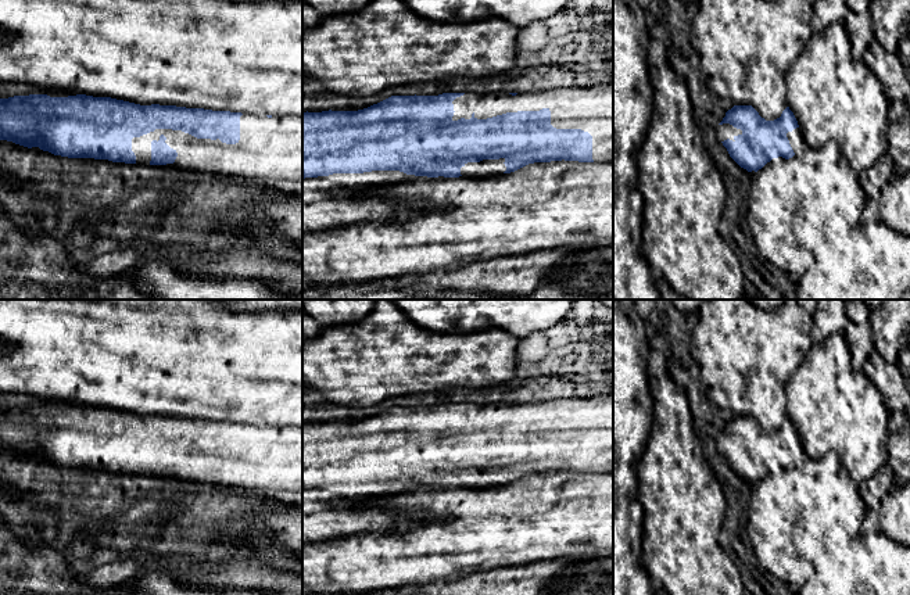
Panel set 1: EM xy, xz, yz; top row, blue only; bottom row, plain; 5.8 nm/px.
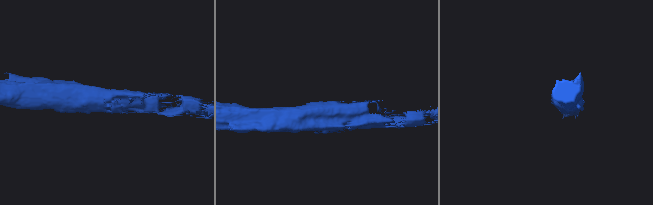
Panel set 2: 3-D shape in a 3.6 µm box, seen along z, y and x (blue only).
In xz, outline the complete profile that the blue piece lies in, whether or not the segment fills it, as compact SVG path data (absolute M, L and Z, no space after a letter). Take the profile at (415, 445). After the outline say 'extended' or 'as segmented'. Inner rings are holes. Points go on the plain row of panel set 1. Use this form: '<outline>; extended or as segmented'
M613 393L588 398L556 398L531 404L443 404L438 406L391 406L358 422L302 422L302 490L333 484L400 481L427 488L459 488L467 473L505 470L506 481L551 472L594 473L592 441L613 448Z; extended

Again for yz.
M734 416L716 444L730 467L755 487L773 469L789 470L795 466L787 444L796 438L799 436L789 417L780 429L766 431L752 416Z; extended

